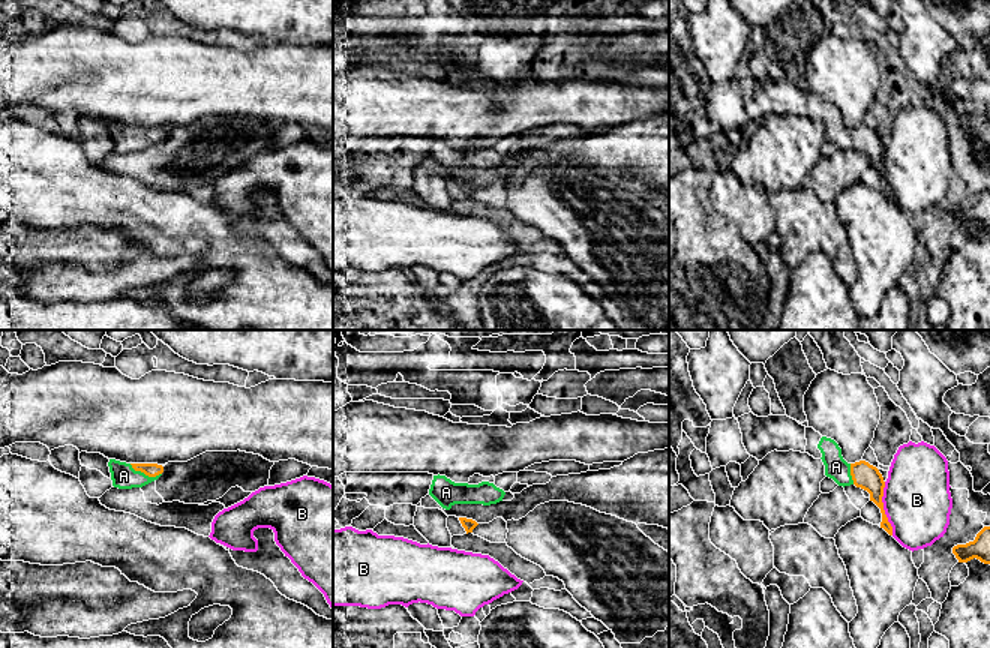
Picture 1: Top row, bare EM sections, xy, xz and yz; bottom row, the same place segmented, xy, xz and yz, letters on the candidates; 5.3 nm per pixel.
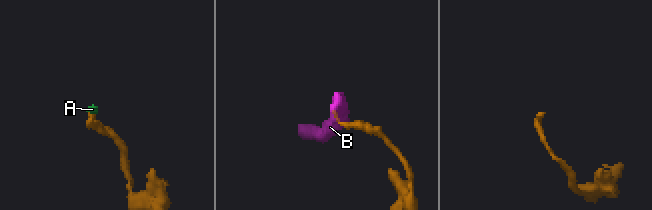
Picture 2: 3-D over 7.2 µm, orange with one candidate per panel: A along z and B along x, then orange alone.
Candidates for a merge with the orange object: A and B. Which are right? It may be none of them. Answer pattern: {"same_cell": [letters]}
{"same_cell": ["A"]}

